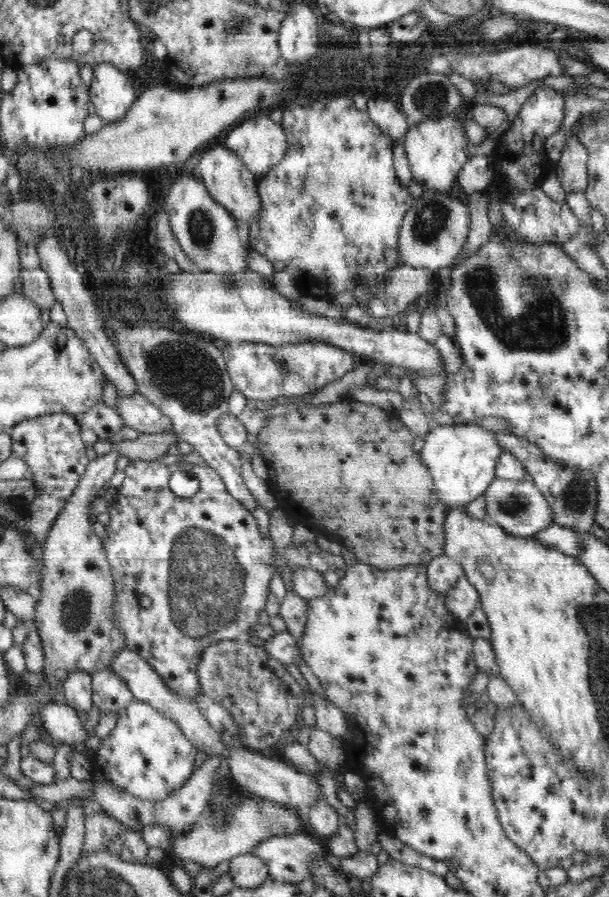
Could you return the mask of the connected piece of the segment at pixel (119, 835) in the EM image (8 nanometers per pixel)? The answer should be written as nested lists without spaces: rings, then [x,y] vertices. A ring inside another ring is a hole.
[[[89,811],[85,820],[85,841],[82,857],[90,856],[98,850],[108,849],[120,860],[134,863],[148,863],[149,846],[141,834],[128,830],[117,818],[106,812],[93,813]]]

